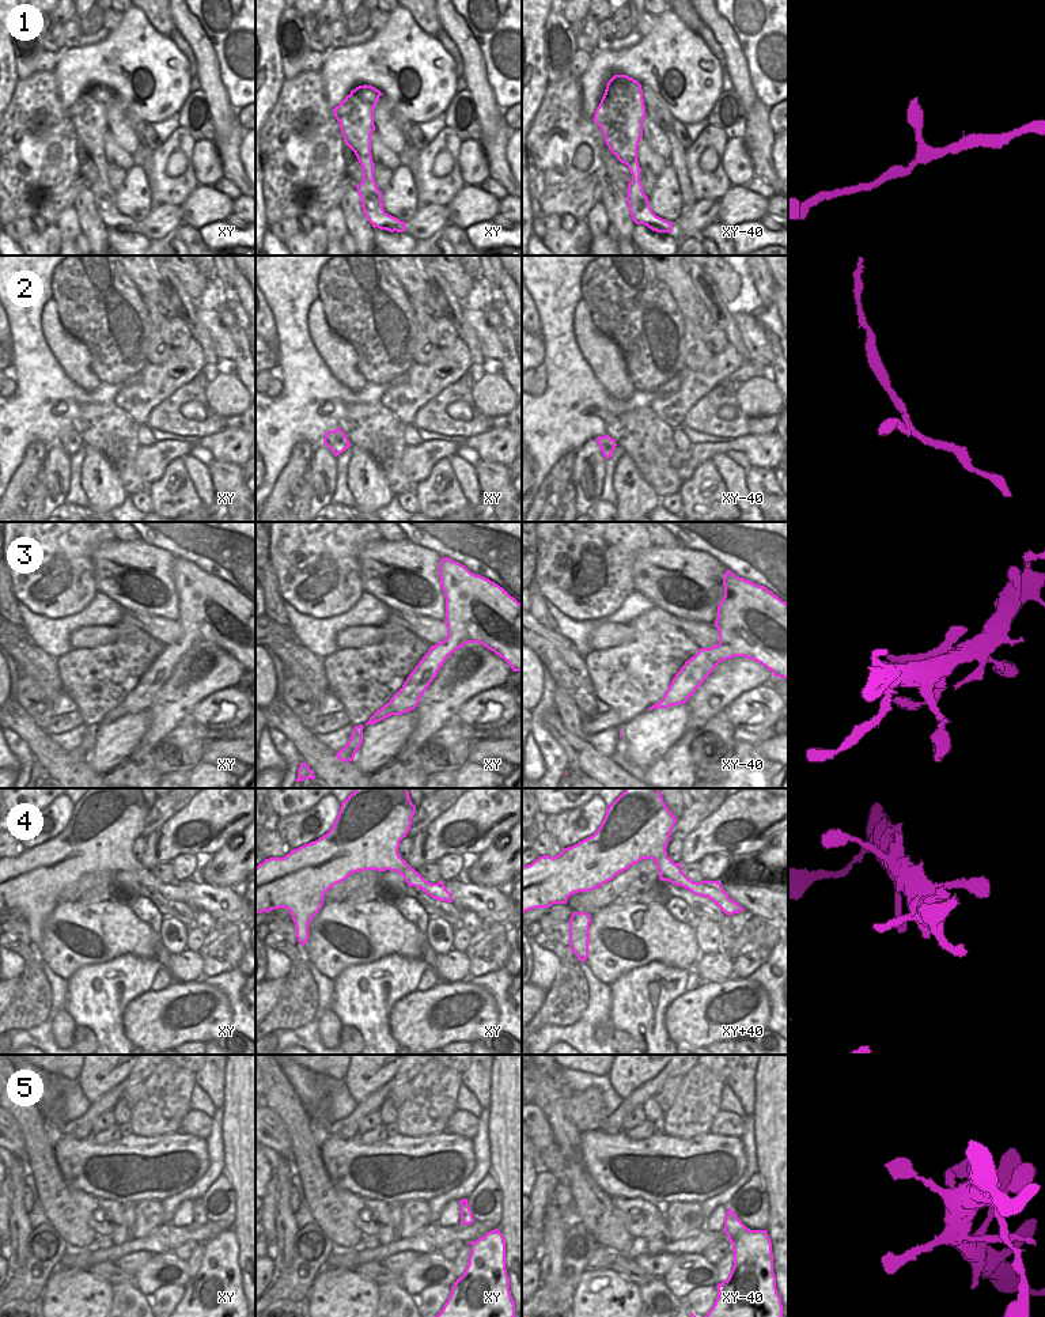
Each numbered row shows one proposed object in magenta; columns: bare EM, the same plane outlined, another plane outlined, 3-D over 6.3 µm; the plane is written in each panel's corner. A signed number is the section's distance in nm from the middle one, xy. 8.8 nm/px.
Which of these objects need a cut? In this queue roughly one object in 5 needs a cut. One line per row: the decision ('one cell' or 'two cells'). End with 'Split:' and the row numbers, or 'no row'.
1: one cell
2: two cells
3: one cell
4: one cell
5: one cell
Split: 2

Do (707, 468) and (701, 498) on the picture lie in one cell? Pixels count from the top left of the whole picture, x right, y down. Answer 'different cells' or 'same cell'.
same cell

